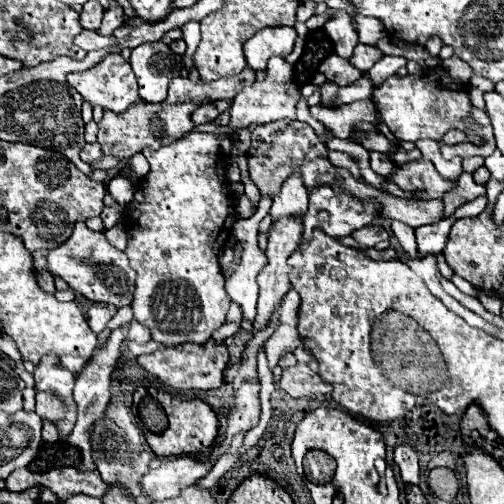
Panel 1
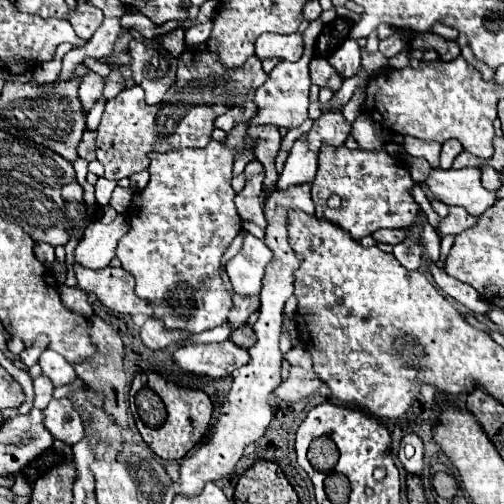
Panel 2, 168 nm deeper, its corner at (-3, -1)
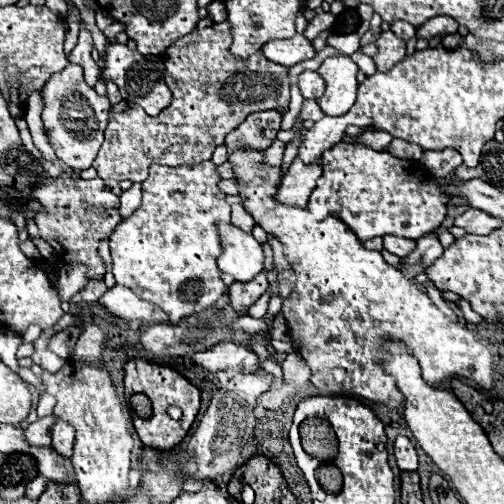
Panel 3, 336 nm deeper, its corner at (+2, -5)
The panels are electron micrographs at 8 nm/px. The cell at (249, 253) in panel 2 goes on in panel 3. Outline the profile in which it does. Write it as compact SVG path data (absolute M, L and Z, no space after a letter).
M222 223L220 227L224 245L224 253L218 257L220 271L232 275L240 283L252 281L264 269L264 251L260 243L234 225Z

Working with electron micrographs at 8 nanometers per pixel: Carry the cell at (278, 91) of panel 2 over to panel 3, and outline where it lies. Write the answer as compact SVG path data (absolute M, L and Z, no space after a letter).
M204 161L200 165L150 165L150 175L142 183L142 205L124 221L118 223L116 231L110 235L110 251L112 251L112 273L116 283L130 287L138 293L138 297L158 305L166 315L170 325L178 325L184 317L196 315L216 305L216 301L224 295L226 285L220 279L220 271L216 267L216 259L222 253L218 223L230 223L230 205L226 203L226 195L218 189L220 175L212 161Z

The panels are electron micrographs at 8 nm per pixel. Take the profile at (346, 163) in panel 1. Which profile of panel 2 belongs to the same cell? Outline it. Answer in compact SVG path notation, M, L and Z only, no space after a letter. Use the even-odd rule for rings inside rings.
M323 145L319 151L319 169L311 185L311 196L315 205L315 215L351 233L353 239L375 233L377 229L407 229L415 225L421 207L411 197L415 181L405 163L397 157L391 157L385 149L367 151L367 149L347 149ZM337 193L341 197L339 209L329 209L327 199Z

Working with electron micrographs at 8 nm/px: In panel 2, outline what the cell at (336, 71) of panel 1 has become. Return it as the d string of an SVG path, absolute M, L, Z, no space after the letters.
M311 59L309 71L311 71L311 83L317 87L329 87L331 91L337 91L343 83L341 77L333 73L333 67L327 65L325 59Z

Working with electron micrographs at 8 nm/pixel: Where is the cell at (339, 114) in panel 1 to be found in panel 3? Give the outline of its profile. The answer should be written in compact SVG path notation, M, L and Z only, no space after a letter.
M363 130L352 143L364 144L376 151L385 150L392 141L392 136L386 131L379 130Z

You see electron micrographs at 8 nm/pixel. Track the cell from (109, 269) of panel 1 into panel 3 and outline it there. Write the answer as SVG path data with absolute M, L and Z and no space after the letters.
M122 285L110 287L98 299L98 303L120 319L140 319L140 321L144 319L144 321L154 321L154 323L162 323L162 321L166 323L168 321L166 313L160 307L140 299L132 289L122 287Z

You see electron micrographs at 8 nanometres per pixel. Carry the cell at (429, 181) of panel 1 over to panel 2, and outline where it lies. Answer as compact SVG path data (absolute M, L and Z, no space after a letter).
M465 167L459 171L433 169L425 185L445 205L461 205L473 215L485 213L497 201L495 191L481 185L481 167Z

